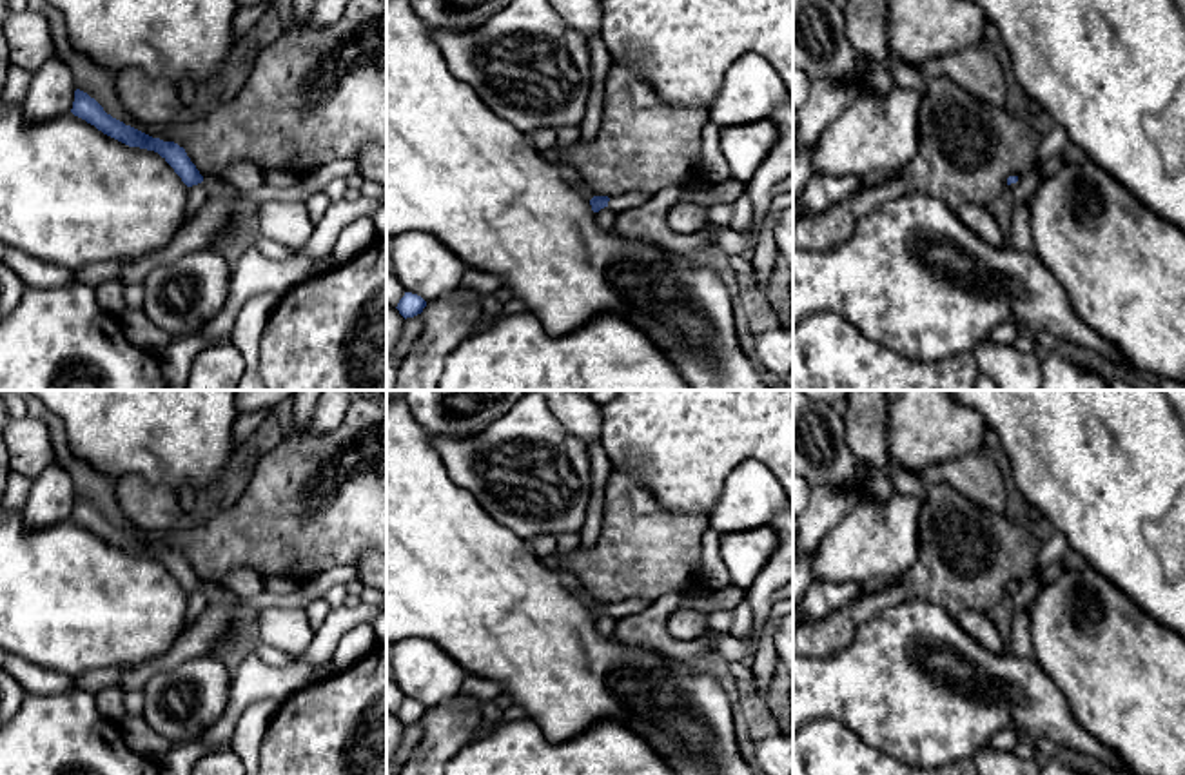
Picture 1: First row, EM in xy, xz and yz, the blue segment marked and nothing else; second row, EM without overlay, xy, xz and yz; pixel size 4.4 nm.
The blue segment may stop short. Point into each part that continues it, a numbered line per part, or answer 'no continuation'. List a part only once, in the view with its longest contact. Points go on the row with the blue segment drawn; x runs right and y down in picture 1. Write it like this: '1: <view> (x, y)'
1: xz (617, 204)

